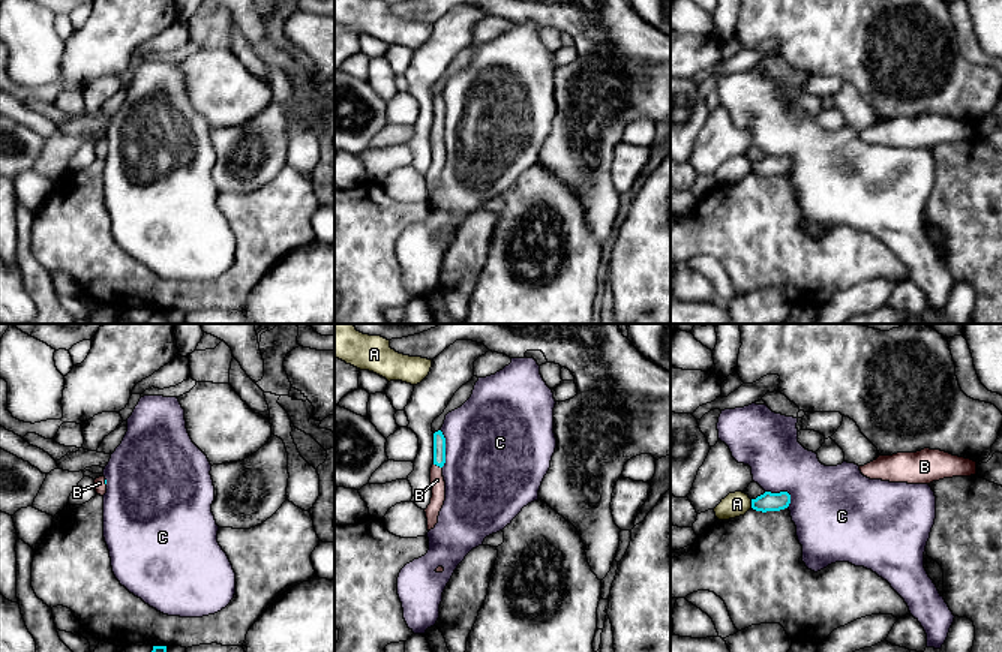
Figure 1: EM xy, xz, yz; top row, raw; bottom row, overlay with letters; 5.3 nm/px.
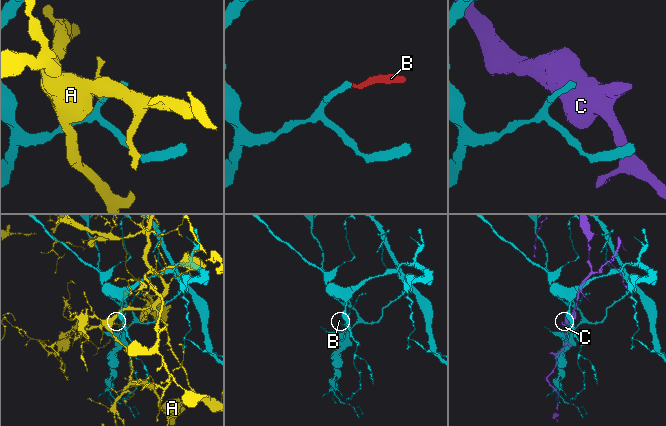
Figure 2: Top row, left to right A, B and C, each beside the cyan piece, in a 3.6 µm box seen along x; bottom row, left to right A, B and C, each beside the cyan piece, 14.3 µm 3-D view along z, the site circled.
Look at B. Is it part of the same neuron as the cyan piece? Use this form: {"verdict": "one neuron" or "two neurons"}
{"verdict": "one neuron"}

